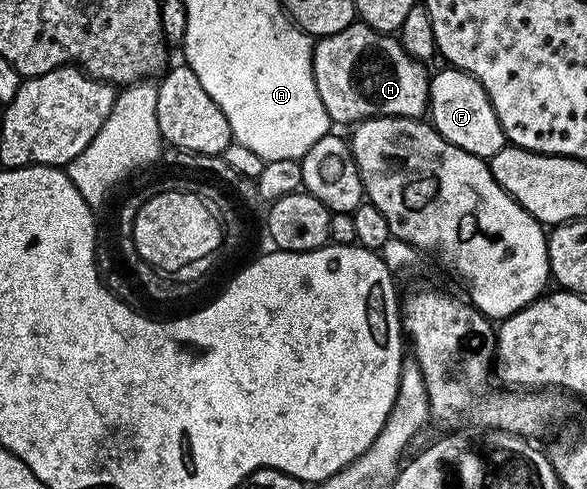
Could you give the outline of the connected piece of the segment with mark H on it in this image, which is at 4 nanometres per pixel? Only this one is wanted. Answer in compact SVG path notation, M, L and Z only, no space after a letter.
M356 23L345 27L345 31L337 31L337 35L320 37L313 45L313 79L317 83L317 95L321 95L321 103L325 103L325 111L330 115L332 122L339 121L346 127L354 126L356 123L369 119L370 117L414 117L422 118L428 112L427 100L429 99L429 73L426 73L424 62L414 61L407 52L401 47L398 36L389 33L379 33L373 27L362 23Z

